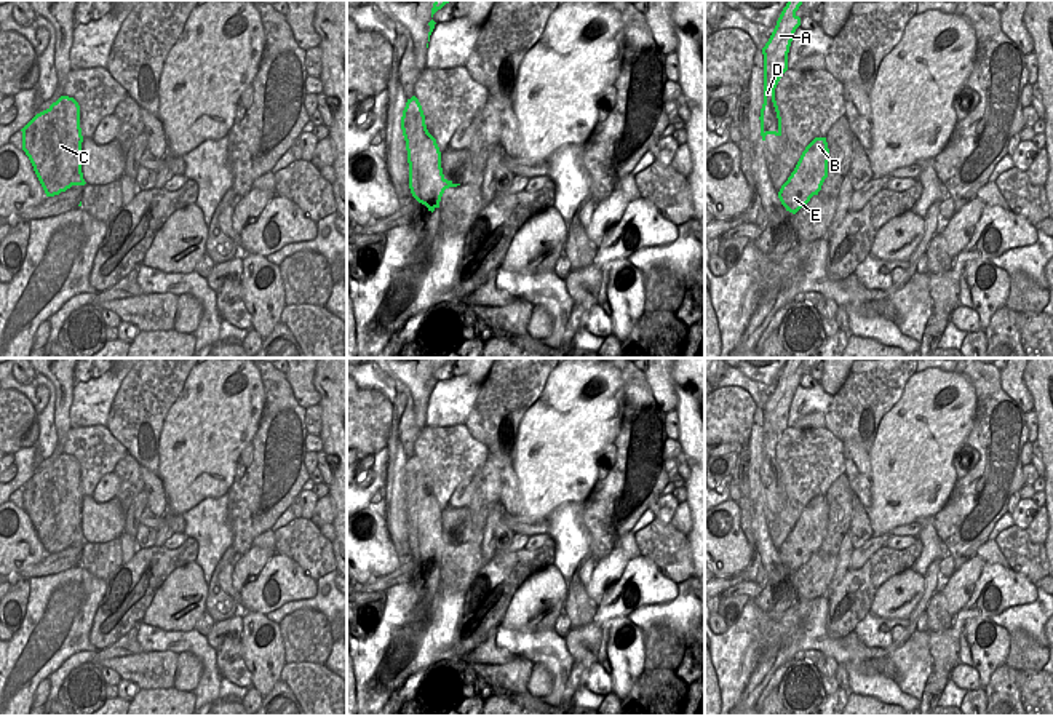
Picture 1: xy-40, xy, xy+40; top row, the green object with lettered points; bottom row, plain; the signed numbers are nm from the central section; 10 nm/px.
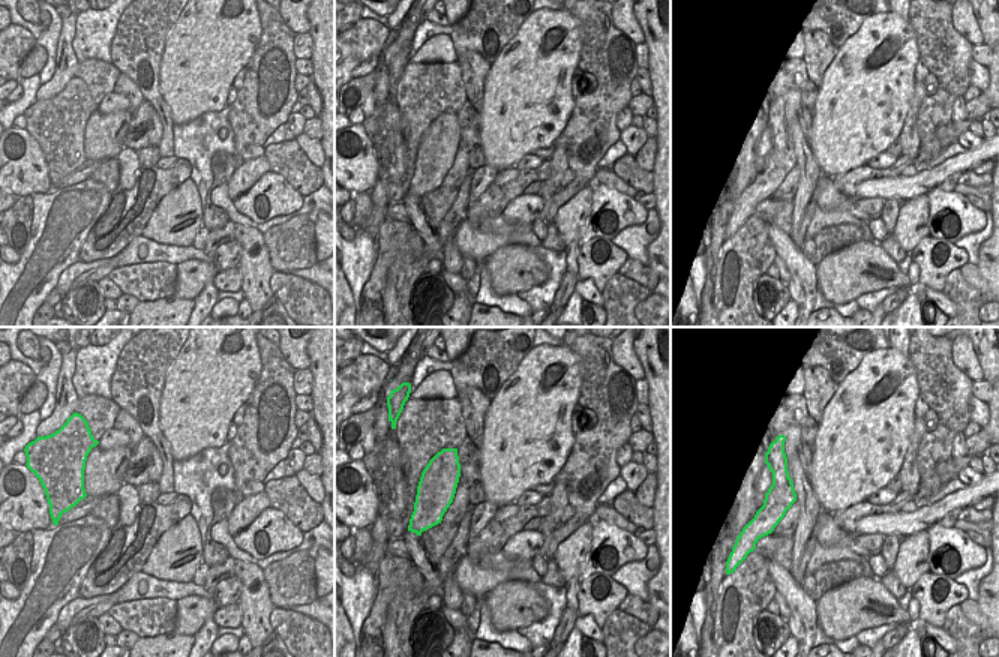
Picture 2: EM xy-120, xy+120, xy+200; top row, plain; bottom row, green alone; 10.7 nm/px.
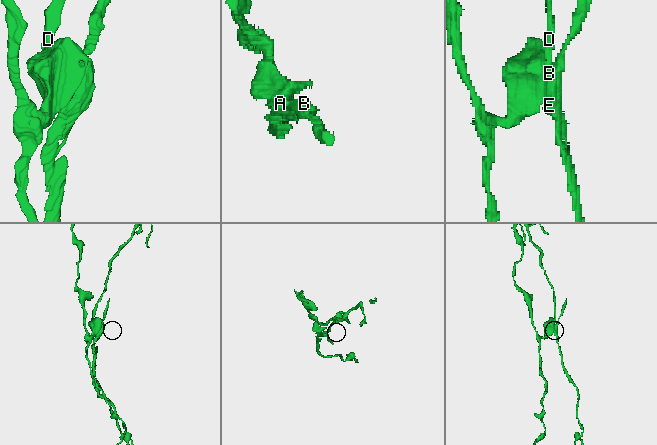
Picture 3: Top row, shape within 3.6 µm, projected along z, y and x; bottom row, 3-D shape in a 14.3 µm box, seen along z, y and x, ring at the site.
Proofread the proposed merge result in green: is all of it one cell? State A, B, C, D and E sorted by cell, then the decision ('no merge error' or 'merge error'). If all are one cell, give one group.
groups A C D / B E; merge error

